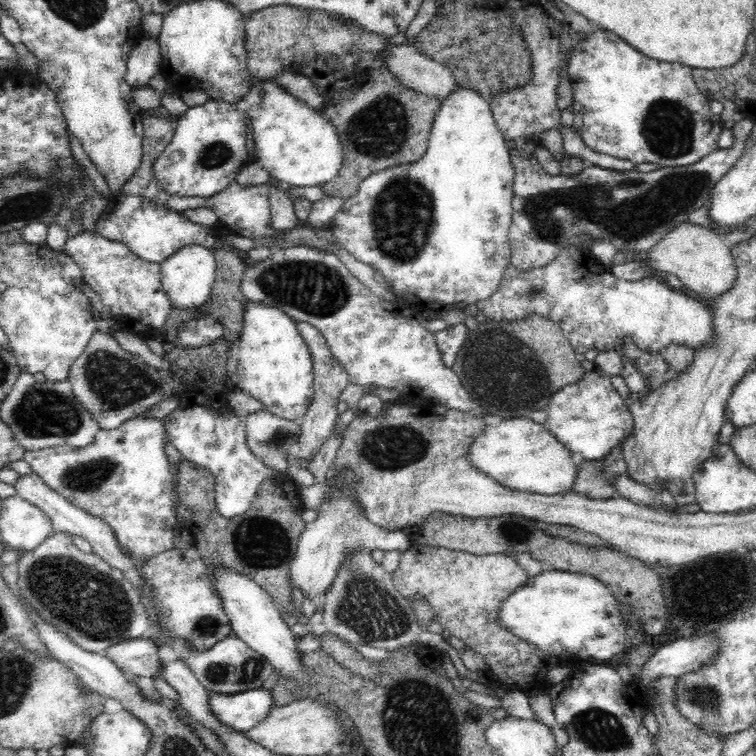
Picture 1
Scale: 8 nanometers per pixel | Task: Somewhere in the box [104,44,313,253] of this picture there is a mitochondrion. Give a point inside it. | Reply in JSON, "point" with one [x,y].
{"point":[217,154]}

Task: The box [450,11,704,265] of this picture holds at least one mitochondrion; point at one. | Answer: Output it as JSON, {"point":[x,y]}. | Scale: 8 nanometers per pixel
{"point":[668,126]}

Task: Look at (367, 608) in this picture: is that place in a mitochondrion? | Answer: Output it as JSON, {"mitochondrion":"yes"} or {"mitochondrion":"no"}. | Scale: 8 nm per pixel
{"mitochondrion":"yes"}

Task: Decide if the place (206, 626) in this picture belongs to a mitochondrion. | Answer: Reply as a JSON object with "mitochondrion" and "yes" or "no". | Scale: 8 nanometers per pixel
{"mitochondrion":"yes"}

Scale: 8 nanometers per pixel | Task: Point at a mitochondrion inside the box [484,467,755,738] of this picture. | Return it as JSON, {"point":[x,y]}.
{"point":[706,699]}

